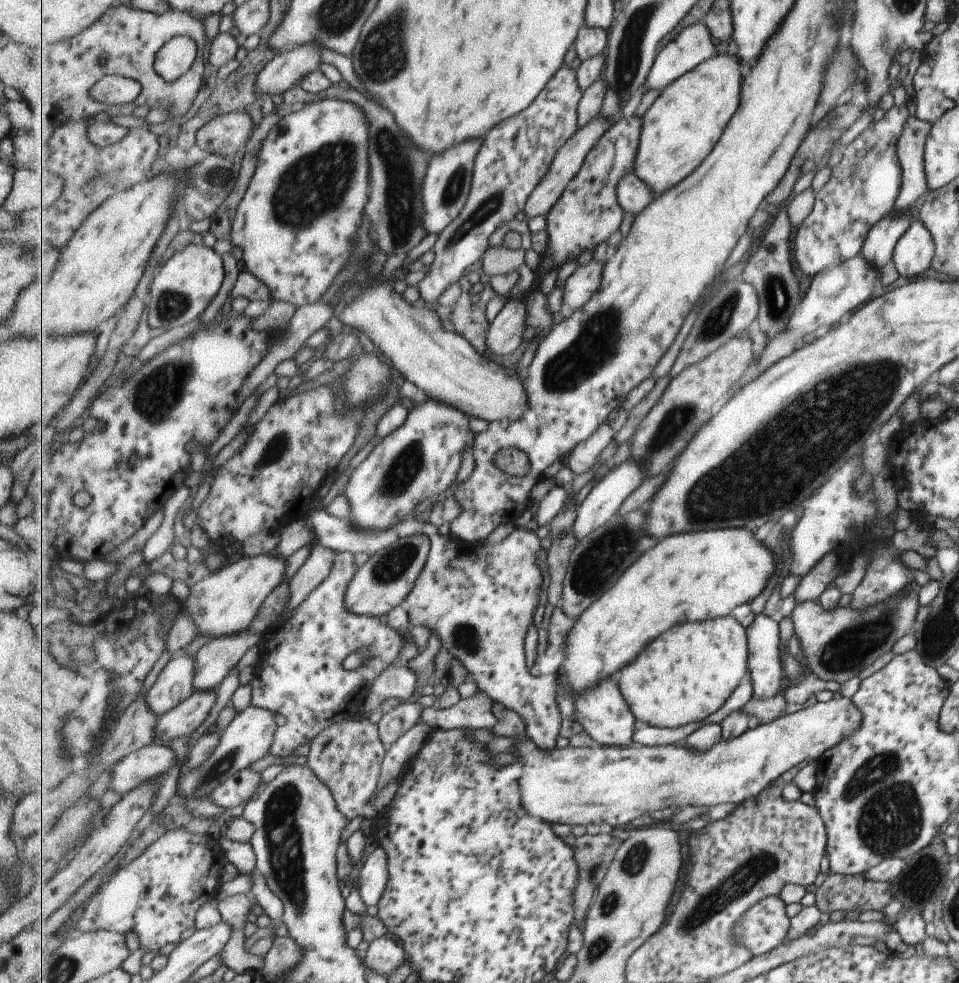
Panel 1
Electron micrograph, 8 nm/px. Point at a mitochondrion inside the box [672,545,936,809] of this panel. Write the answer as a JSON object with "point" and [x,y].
{"point":[851,647]}

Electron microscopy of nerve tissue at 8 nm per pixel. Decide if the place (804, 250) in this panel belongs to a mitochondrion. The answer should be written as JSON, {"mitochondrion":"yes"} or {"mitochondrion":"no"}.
{"mitochondrion":"no"}

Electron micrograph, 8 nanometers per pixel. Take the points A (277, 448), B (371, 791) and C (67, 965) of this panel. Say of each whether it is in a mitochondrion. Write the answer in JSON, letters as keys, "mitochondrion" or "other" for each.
{"A":"mitochondrion","B":"other","C":"mitochondrion"}

